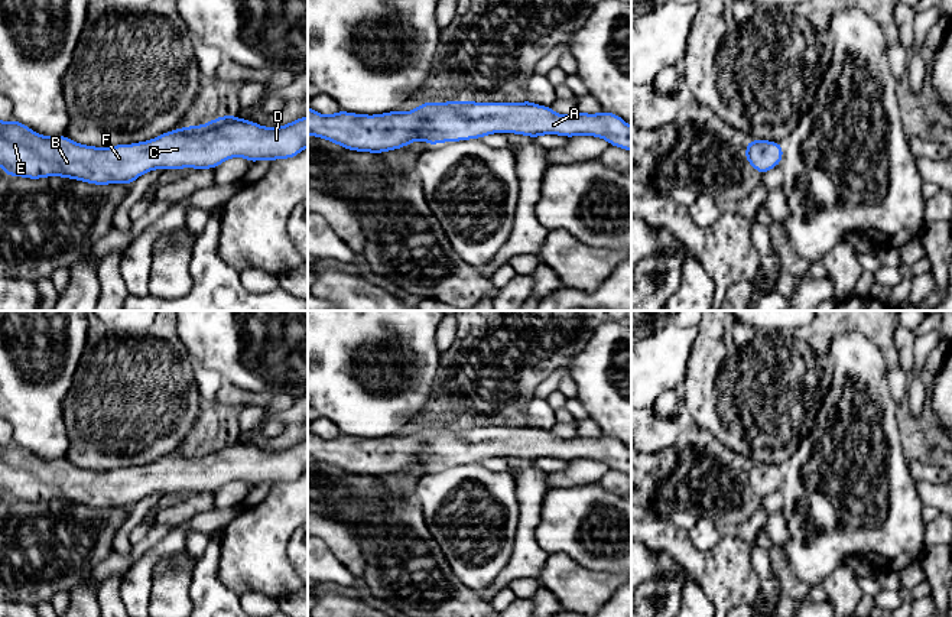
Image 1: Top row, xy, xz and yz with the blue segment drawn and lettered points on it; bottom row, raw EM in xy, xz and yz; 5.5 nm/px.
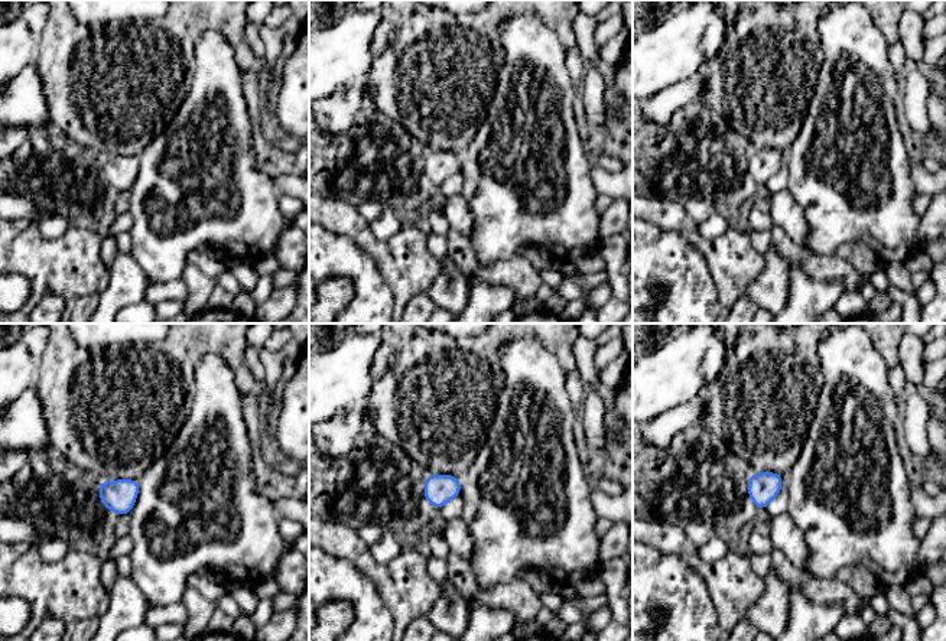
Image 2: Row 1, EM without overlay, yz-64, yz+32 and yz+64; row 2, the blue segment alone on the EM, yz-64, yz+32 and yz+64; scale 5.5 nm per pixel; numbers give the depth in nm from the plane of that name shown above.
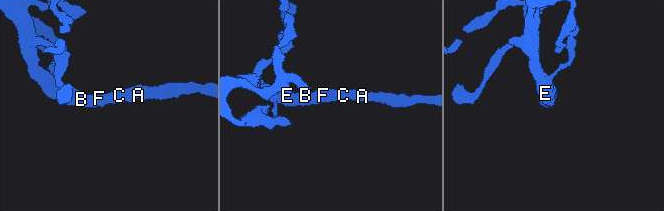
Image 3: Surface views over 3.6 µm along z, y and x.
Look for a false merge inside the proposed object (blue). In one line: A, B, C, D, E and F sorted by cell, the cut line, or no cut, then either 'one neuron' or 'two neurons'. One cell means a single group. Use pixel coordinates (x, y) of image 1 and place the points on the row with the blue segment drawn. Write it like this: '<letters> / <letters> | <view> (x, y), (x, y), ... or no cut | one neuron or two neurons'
A B C D E F | no cut | one neuron

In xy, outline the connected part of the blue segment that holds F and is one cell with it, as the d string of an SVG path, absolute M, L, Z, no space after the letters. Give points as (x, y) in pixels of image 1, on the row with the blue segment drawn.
M225 114L207 124L175 129L147 142L110 147L78 144L65 134L45 137L17 118L7 123L0 121L0 166L6 176L25 176L27 179L62 176L94 185L116 182L130 185L140 175L153 169L215 169L235 156L244 158L250 163L289 159L298 156L305 147L308 147L308 116L280 127L264 127L251 120Z

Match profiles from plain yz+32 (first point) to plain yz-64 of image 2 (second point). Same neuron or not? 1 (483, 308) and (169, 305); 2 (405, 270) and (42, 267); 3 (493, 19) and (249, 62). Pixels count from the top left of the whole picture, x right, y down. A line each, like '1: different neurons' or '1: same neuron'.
1: same neuron
2: same neuron
3: same neuron

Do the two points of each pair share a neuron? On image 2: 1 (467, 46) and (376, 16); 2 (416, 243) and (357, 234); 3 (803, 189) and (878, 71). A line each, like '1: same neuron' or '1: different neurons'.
1: different neurons
2: same neuron
3: same neuron

